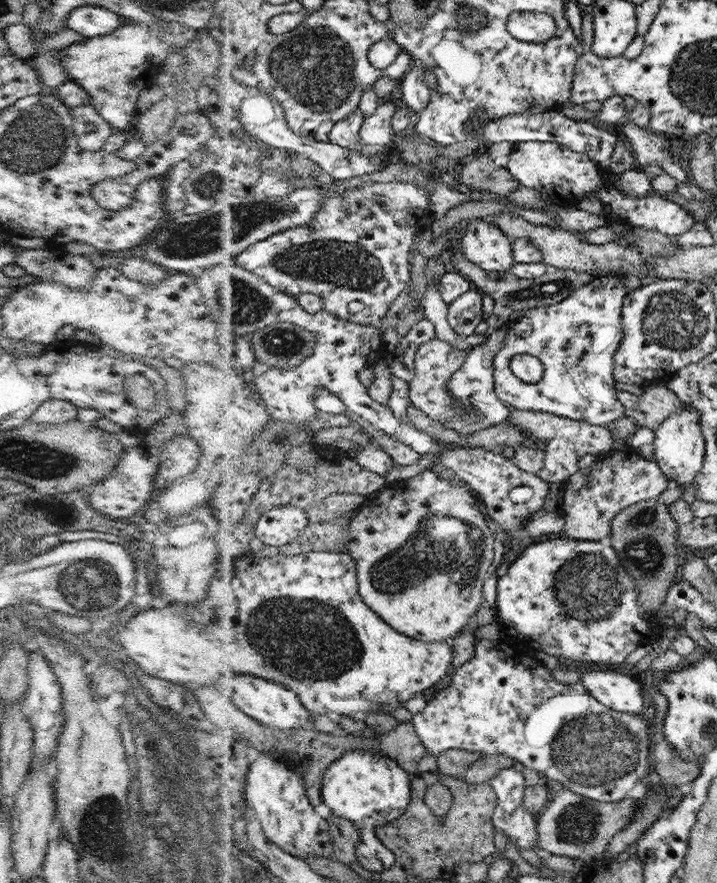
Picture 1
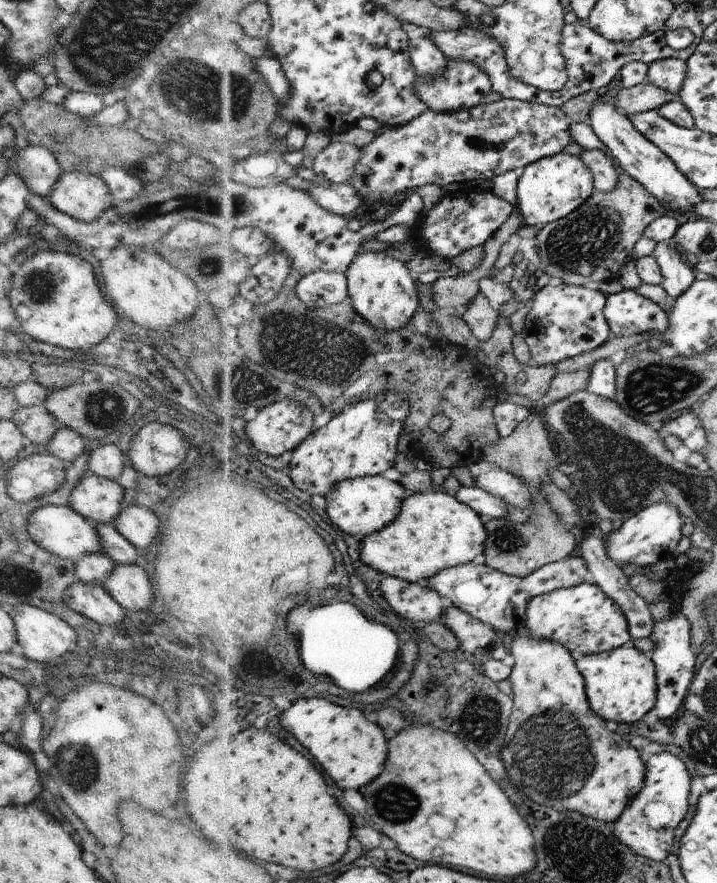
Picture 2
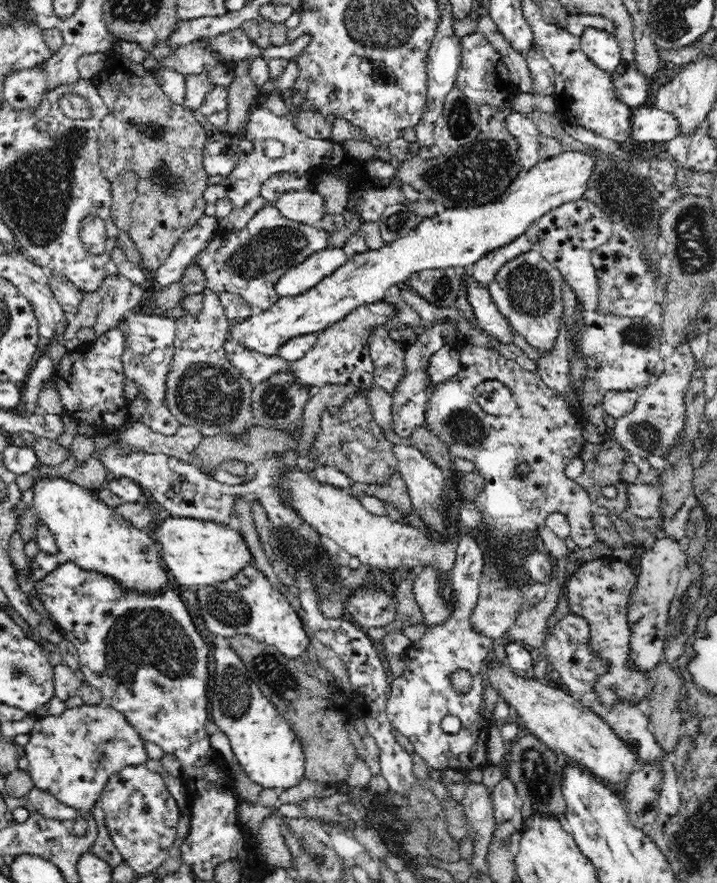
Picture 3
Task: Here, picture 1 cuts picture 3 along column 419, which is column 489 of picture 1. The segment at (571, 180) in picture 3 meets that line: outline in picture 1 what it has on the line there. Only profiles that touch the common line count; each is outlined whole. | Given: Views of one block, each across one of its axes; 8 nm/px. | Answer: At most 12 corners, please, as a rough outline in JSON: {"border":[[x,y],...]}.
{"border":[[471,219],[465,256],[489,272],[510,271],[515,240],[496,224]]}

